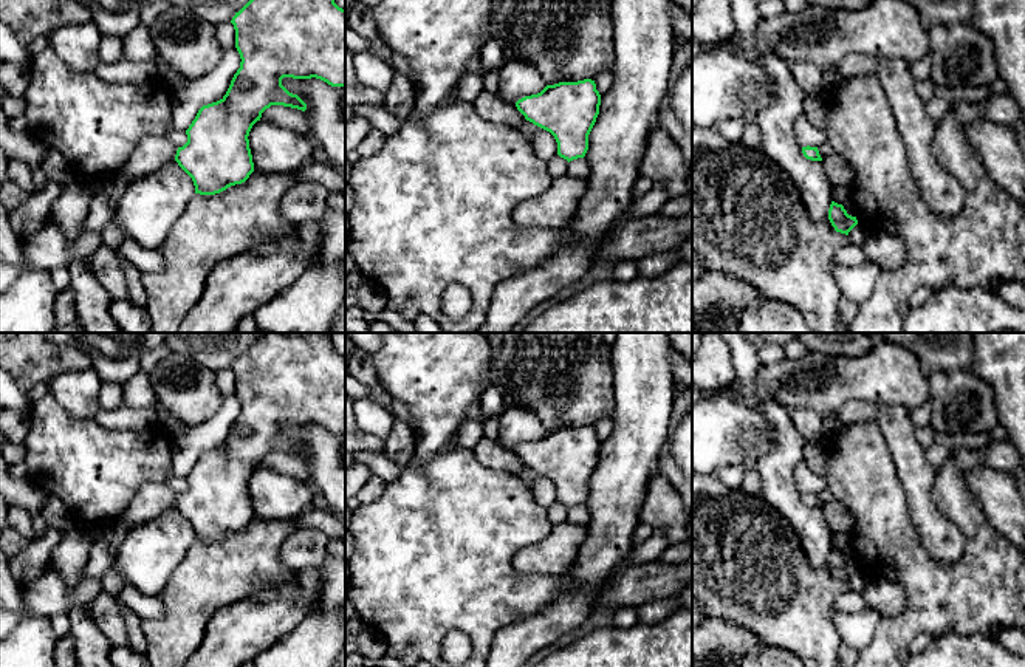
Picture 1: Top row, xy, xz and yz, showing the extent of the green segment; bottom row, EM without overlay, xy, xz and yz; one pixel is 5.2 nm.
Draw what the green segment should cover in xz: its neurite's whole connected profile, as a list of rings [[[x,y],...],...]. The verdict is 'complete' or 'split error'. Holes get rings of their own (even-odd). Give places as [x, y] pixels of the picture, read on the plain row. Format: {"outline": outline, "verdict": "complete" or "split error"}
{"outline": [[[591,426],[547,432],[540,440],[516,449],[526,467],[550,478],[557,489],[557,501],[568,509],[584,505],[588,497],[588,481],[599,461],[601,441]]], "verdict": "complete"}

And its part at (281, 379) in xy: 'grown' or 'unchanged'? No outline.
unchanged

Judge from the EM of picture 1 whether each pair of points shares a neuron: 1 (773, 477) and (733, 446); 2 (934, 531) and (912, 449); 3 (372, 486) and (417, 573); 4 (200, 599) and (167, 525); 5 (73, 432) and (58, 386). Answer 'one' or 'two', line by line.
1: two
2: one
3: two
4: two
5: two

